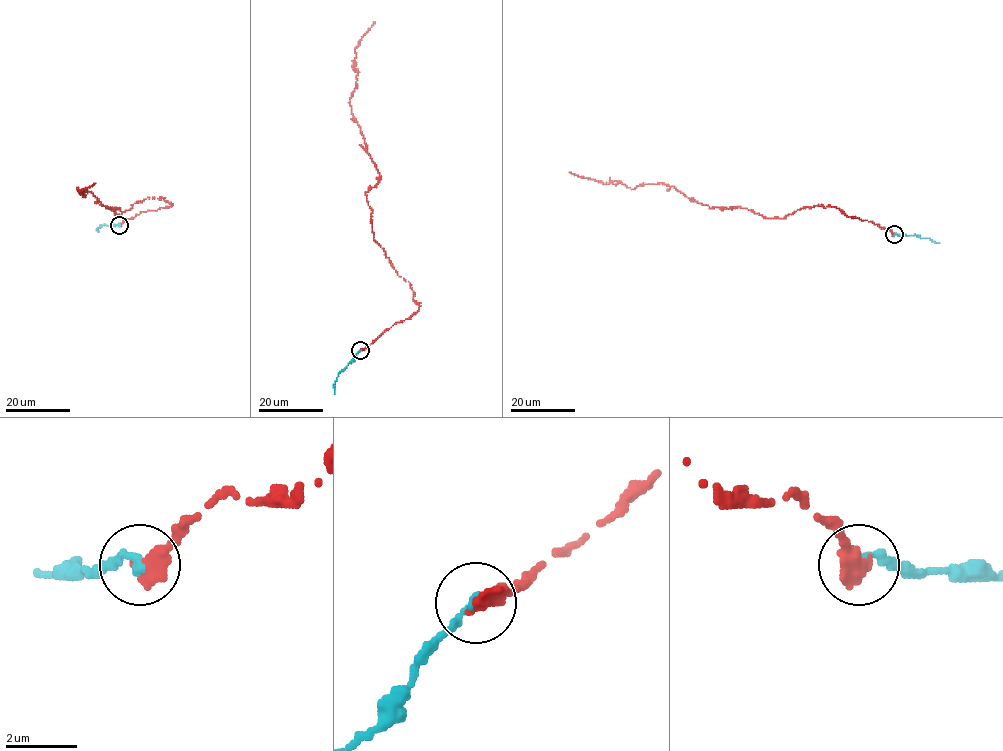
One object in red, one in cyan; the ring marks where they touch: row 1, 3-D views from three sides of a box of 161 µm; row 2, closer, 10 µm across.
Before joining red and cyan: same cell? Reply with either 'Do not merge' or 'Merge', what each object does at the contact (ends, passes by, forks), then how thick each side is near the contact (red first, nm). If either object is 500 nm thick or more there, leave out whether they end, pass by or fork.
Merge. Thickness 500 nm (red) against 280 nm

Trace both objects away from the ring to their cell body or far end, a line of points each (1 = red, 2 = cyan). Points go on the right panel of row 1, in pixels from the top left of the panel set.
1: (894, 235), (835, 206), (765, 218), (738, 207), (709, 208), (662, 183), (633, 189), (569, 172)
2: (894, 235), (918, 235), (939, 243)

